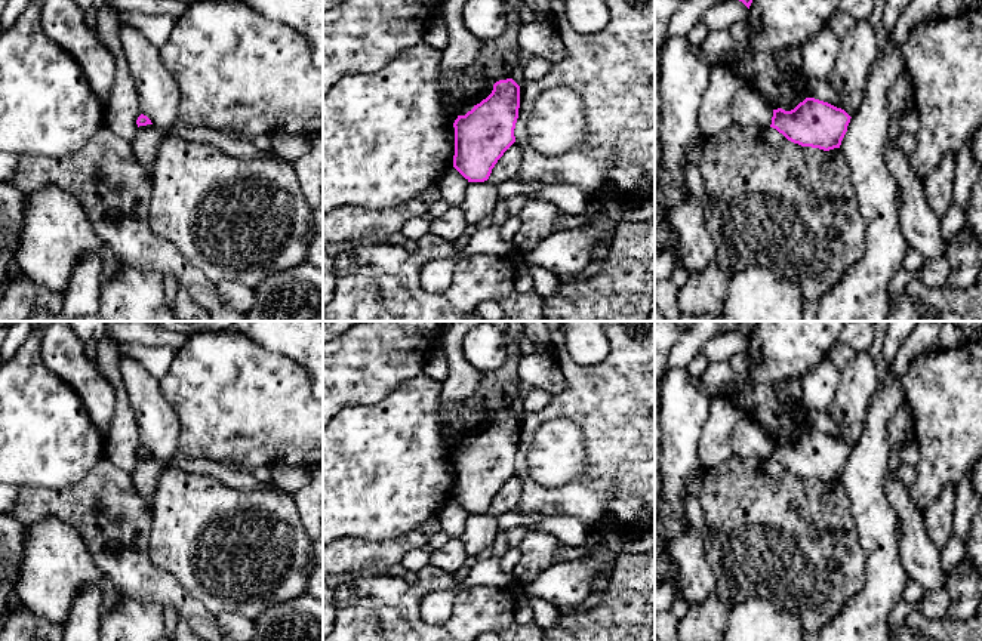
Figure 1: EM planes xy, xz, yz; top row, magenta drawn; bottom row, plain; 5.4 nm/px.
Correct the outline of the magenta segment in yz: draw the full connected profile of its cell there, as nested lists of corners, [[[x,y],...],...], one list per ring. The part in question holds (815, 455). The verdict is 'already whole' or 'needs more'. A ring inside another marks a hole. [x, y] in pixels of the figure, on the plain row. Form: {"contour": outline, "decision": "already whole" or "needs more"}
{"contour": [[[806,429],[794,441],[773,441],[770,459],[801,478],[829,483],[840,480],[850,447],[828,434]]], "decision": "already whole"}

